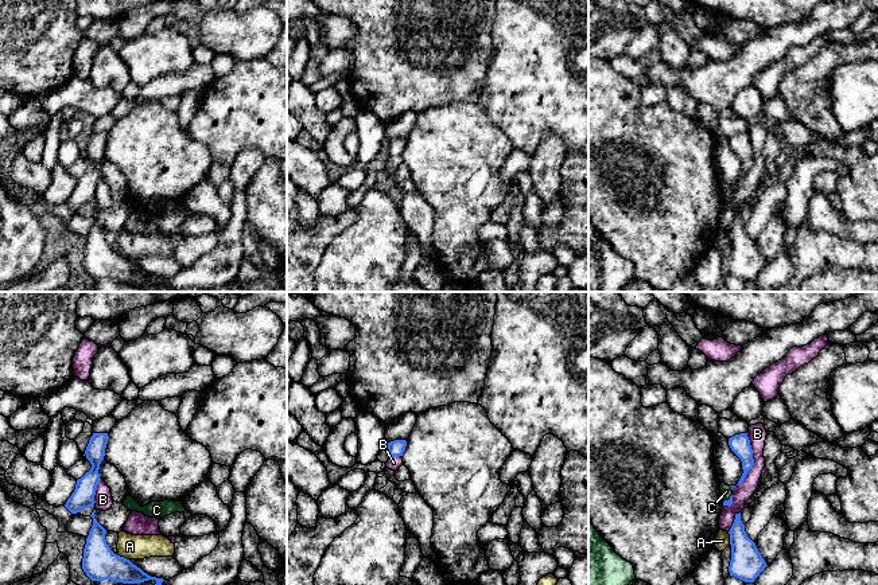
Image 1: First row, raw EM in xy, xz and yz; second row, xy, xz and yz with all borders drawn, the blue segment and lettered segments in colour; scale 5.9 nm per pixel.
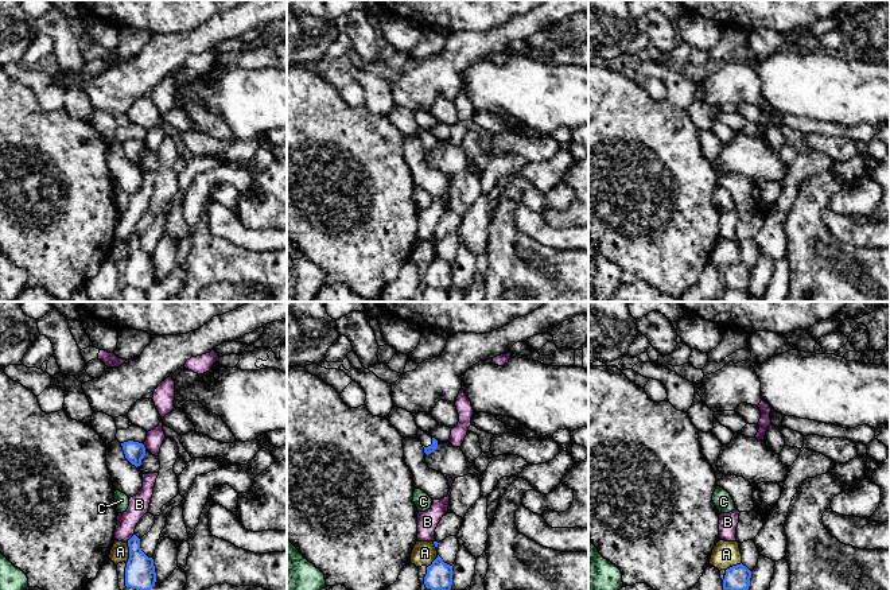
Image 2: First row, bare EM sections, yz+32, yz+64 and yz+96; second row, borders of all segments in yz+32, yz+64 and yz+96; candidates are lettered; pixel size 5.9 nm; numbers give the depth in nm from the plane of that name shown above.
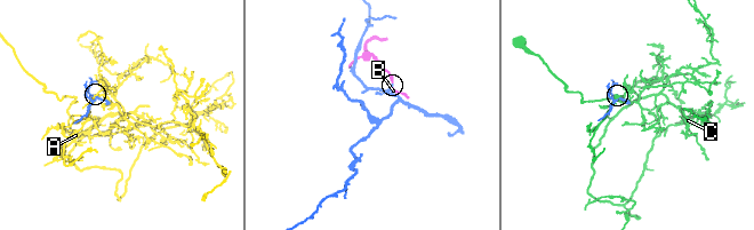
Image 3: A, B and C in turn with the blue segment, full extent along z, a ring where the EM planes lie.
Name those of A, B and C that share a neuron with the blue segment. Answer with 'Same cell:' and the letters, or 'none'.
Same cell: none

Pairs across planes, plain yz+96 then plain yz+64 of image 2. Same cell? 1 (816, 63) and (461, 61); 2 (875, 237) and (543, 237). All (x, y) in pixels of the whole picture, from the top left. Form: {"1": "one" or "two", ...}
{"1": "two", "2": "one"}

